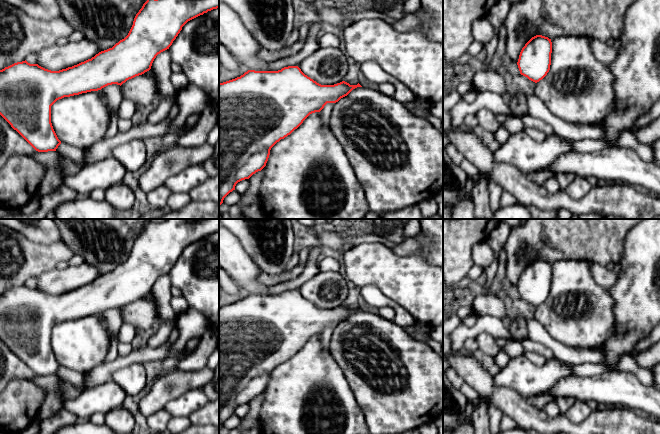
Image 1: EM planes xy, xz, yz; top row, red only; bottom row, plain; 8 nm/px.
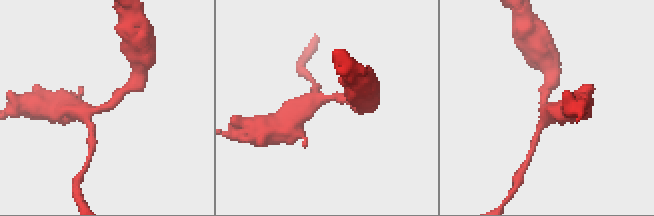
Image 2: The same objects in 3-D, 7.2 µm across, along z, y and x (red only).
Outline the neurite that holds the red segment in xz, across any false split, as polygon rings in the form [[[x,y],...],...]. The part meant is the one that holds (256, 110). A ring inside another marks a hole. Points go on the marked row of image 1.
[[[298,66],[278,71],[248,70],[240,77],[219,83],[219,206],[238,182],[261,171],[268,161],[271,148],[290,135],[312,113],[320,112],[327,103],[336,103],[353,89],[362,87],[342,81],[321,85],[305,75]]]

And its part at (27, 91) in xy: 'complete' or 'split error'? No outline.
complete

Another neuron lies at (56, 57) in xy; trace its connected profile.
[[[84,38],[78,42],[68,42],[64,45],[54,44],[37,53],[37,64],[51,71],[59,71],[72,67],[100,52],[100,48]]]

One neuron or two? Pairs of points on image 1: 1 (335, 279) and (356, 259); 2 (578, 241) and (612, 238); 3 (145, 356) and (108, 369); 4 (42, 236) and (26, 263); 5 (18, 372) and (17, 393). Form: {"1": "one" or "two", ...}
{"1": "two", "2": "one", "3": "one", "4": "two", "5": "two"}

